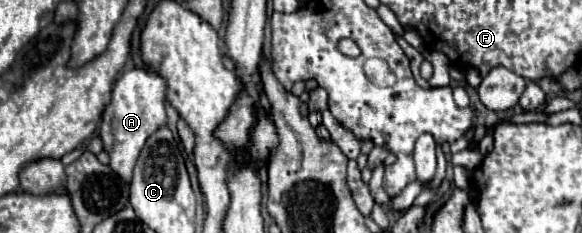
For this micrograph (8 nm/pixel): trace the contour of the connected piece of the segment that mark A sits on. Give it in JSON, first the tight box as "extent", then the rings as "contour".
{"extent":[100,69,166,183],"contour":[[[148,69],[126,71],[114,85],[112,101],[106,105],[100,123],[100,139],[104,143],[104,151],[110,155],[110,167],[130,183],[134,163],[146,143],[146,139],[166,123],[166,83],[160,75]]]}

